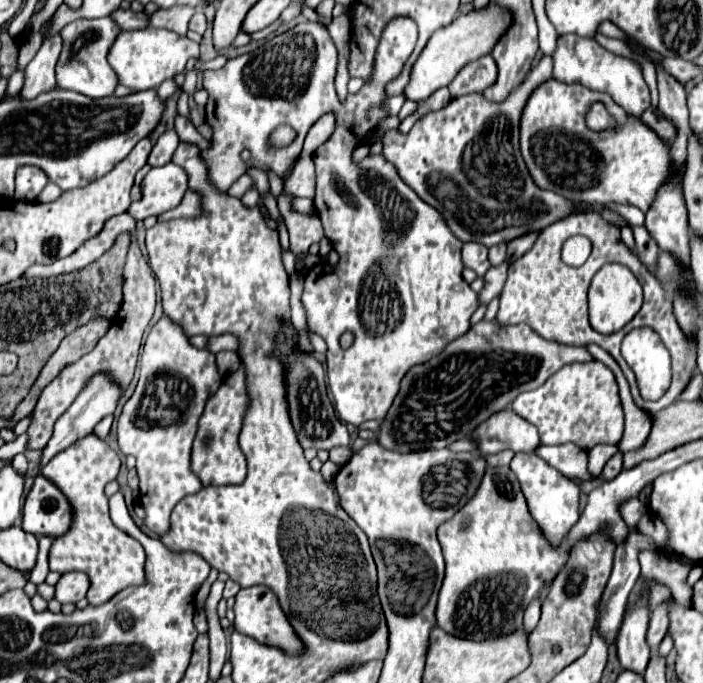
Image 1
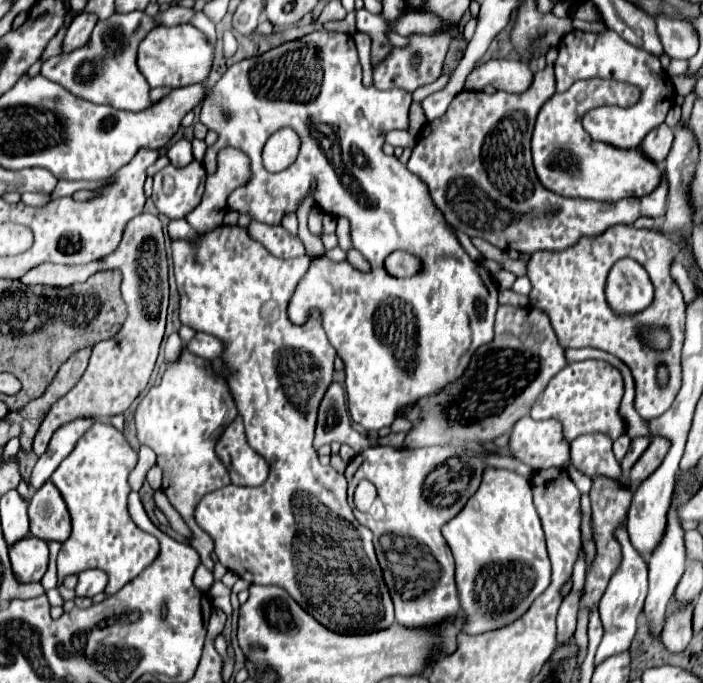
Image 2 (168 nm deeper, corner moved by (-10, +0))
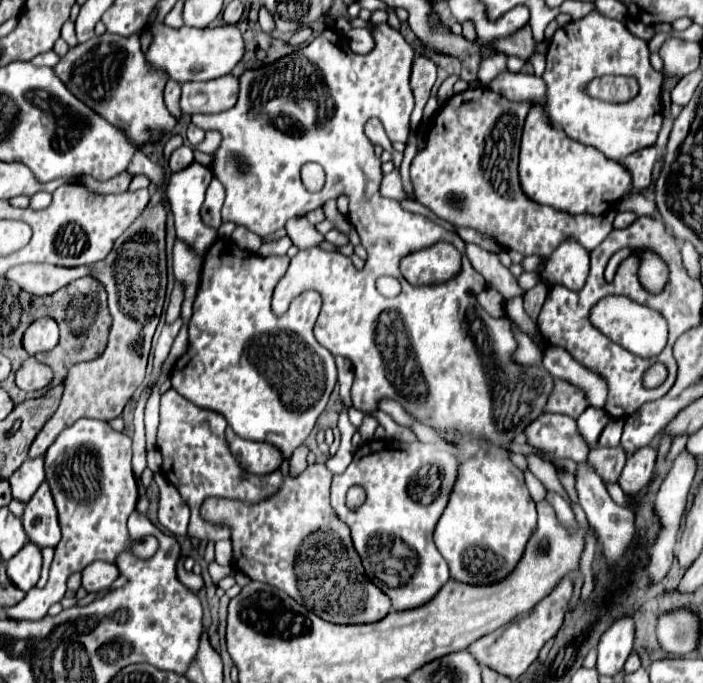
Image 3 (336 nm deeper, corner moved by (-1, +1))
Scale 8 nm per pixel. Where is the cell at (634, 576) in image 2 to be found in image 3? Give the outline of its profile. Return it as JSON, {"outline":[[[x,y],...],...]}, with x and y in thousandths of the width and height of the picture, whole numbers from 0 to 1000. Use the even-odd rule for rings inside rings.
{"outline":[[[829,673],[821,679],[821,694],[818,694],[818,717],[824,726],[824,738],[835,753],[838,767],[846,773],[852,796],[858,802],[858,811],[863,814],[866,823],[878,823],[886,814],[886,805],[892,805],[892,799],[898,796],[898,788],[903,782],[903,767],[900,767],[900,753],[895,744],[886,744],[881,738],[872,735],[872,729],[866,726],[861,706],[855,703],[855,697],[846,691],[846,685]]]}

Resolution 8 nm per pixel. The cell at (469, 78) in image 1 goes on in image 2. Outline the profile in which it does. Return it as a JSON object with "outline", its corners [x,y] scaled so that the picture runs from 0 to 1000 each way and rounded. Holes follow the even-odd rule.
{"outline":[[[697,86],[666,110],[660,130],[686,133],[691,124],[720,136],[740,136],[757,122],[757,104],[740,86]]]}

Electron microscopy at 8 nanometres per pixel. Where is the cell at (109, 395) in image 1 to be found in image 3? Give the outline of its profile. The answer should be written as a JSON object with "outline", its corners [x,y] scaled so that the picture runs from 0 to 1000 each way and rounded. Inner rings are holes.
{"outline":[[[61,668],[50,671],[50,673],[36,673],[30,679],[30,685],[13,700],[18,729],[38,738],[44,732],[44,723],[50,723],[50,717],[58,712],[61,703],[64,703]]]}

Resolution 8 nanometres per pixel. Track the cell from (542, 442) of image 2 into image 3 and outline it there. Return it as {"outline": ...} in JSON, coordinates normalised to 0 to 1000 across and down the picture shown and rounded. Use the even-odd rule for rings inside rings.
{"outline":[[[772,606],[747,630],[752,650],[770,656],[781,673],[812,671],[815,676],[835,673],[838,650],[829,644],[821,618],[804,606]]]}

